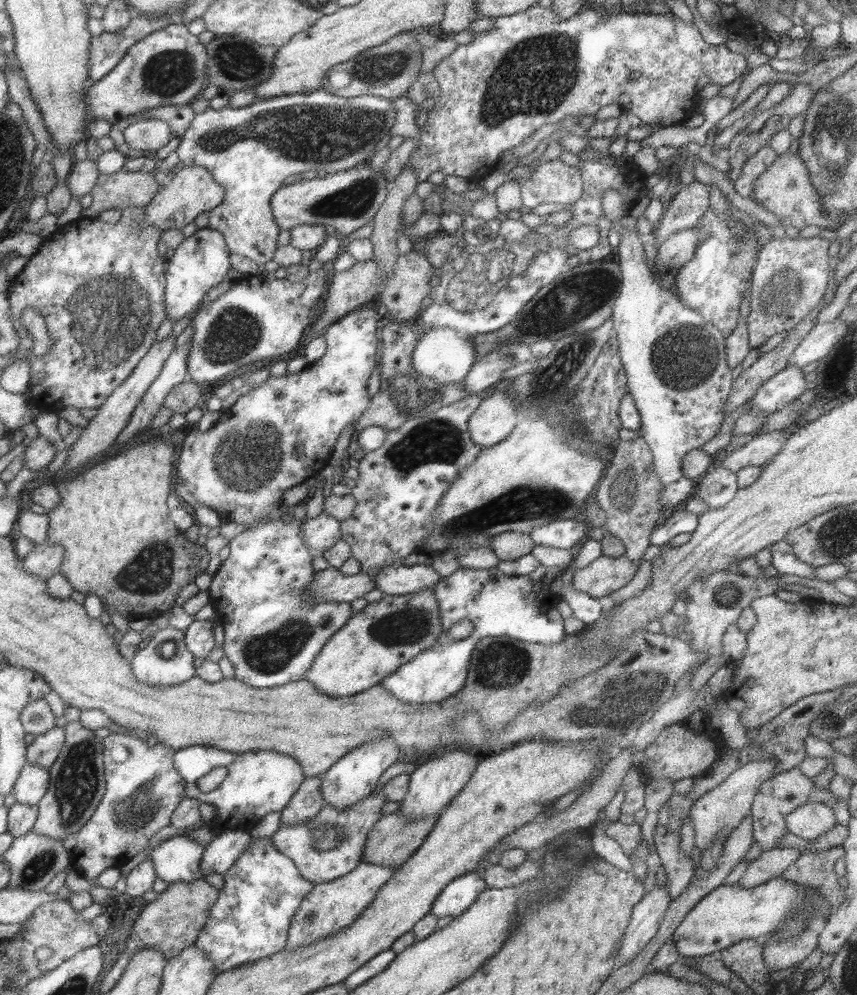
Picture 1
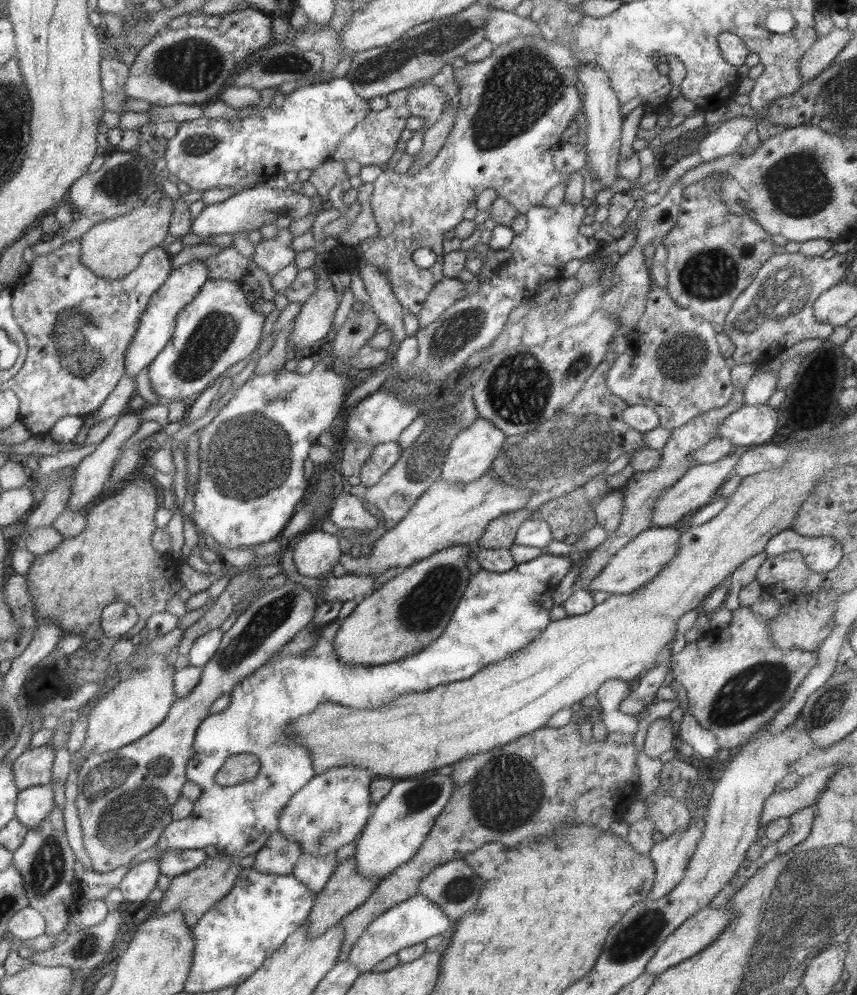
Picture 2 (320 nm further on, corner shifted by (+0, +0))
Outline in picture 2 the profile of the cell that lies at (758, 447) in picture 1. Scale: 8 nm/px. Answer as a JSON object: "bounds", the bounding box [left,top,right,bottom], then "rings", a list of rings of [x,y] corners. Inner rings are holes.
{"bounds":[650,451,739,527],"rings":[[[739,451],[733,452],[715,462],[709,464],[694,464],[689,467],[672,485],[669,485],[663,492],[654,498],[650,524],[653,527],[669,527],[685,516],[689,516],[703,505],[707,505],[714,500],[717,489],[729,478],[729,472],[736,465]]]}

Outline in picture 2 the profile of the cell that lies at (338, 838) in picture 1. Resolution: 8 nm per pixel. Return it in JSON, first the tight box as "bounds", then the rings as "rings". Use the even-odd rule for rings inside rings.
{"bounds":[291,852,336,893],"rings":[[[330,852],[325,857],[301,854],[296,865],[293,866],[291,874],[303,886],[316,893],[324,888],[329,876],[331,876],[331,873],[336,868],[336,863],[335,852]]]}

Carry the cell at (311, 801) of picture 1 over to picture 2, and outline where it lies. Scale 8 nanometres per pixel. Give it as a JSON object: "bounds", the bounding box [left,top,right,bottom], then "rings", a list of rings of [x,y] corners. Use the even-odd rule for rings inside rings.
{"bounds":[252,830,301,874],"rings":[[[275,830],[256,852],[252,868],[261,874],[291,874],[301,854],[296,842]]]}

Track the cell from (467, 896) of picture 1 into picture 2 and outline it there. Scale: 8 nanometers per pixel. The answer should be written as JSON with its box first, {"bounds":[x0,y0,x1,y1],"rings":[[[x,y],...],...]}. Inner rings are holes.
{"bounds":[346,894,451,975],"rings":[[[415,894],[372,918],[357,937],[356,942],[351,945],[346,960],[357,969],[359,975],[369,972],[378,962],[390,954],[396,954],[401,948],[419,944],[436,934],[444,935],[448,932],[450,925],[451,921],[434,902],[420,894]]]}

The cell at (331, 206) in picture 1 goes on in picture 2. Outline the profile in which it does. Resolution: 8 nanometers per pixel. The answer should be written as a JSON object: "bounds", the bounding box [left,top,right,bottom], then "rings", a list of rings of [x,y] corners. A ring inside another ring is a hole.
{"bounds":[189,183,311,238],"rings":[[[261,183],[255,187],[237,191],[223,202],[205,205],[203,210],[192,218],[189,233],[204,238],[242,230],[250,231],[266,224],[275,224],[278,229],[287,228],[289,222],[307,215],[310,205],[311,197],[301,192],[297,193],[295,186],[279,191],[268,187],[266,183]]]}

